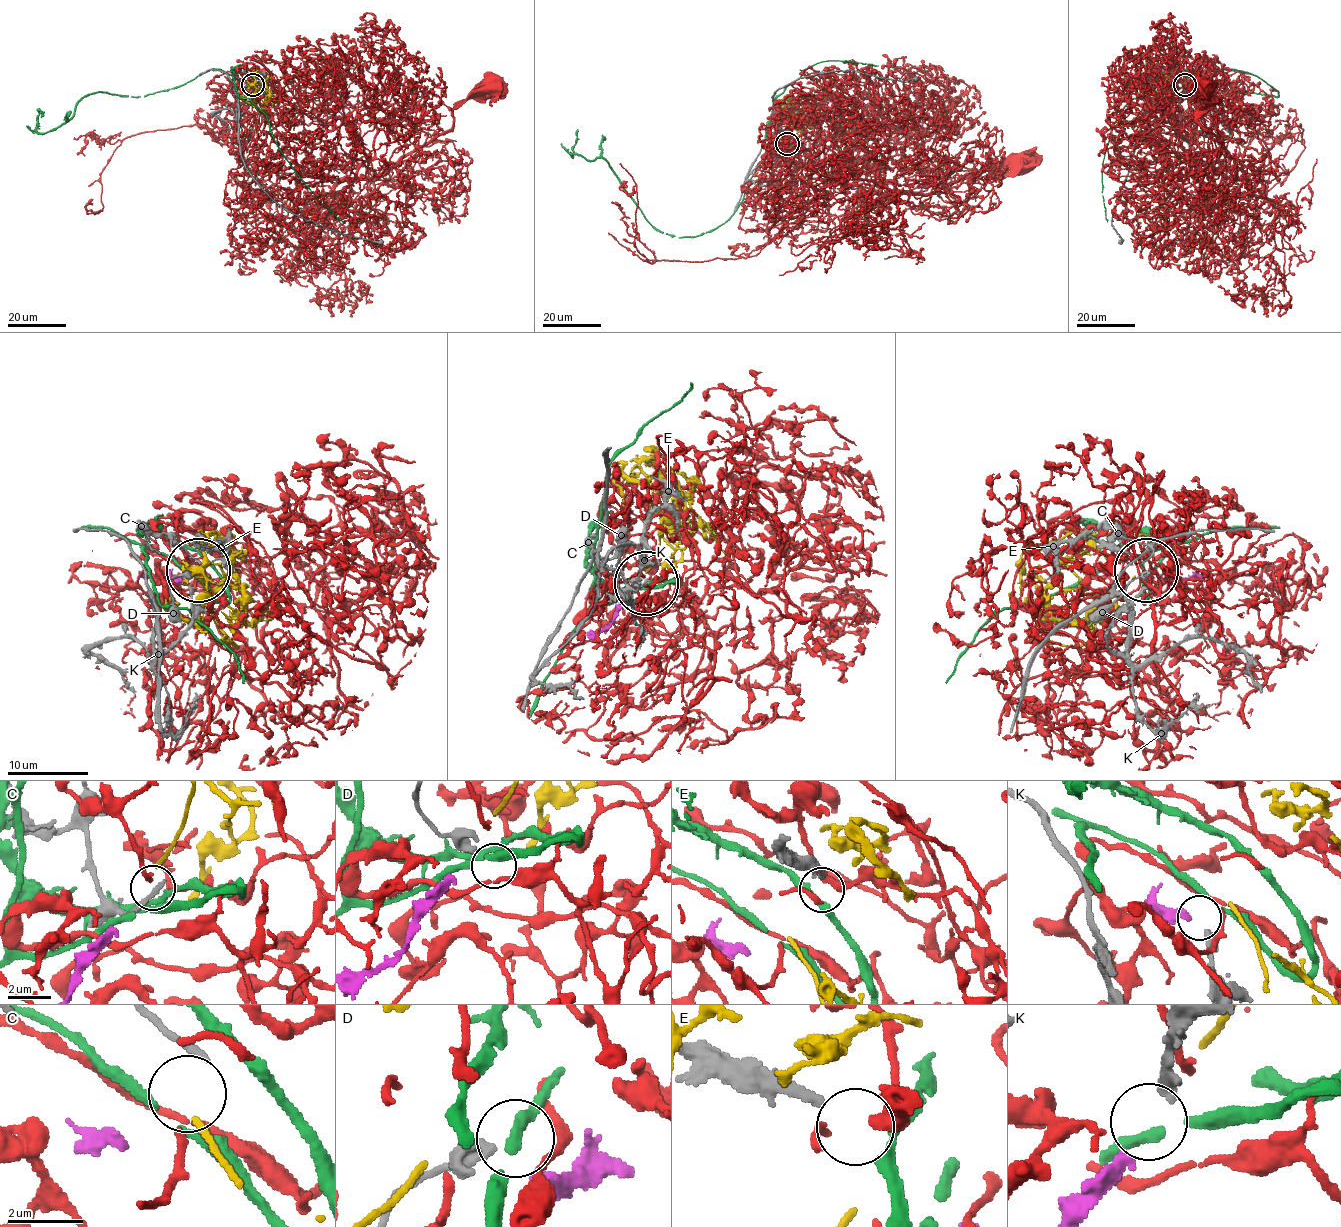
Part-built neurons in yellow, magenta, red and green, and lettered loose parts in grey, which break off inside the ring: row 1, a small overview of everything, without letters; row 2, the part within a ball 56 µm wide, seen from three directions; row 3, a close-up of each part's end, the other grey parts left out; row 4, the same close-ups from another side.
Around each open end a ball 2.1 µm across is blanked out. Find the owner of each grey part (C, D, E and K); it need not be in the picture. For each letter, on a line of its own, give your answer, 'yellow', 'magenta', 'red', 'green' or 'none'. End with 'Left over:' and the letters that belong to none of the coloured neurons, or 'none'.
C: red
D: none
E: green
K: magenta
Left over: D

